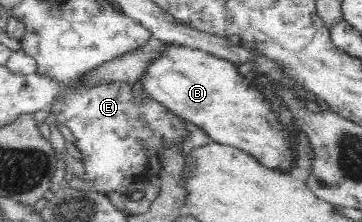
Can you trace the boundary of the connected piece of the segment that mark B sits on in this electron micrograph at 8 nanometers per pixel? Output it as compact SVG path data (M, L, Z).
M178 45L166 48L158 60L154 60L146 74L142 76L140 83L143 89L156 101L162 103L170 111L174 111L183 119L189 120L206 132L213 142L240 149L252 155L260 161L264 167L290 174L292 166L296 162L296 136L298 125L280 124L278 111L274 112L272 100L266 98L266 94L254 86L252 81L246 80L242 74L238 74L239 65L225 58L218 58L213 54Z

